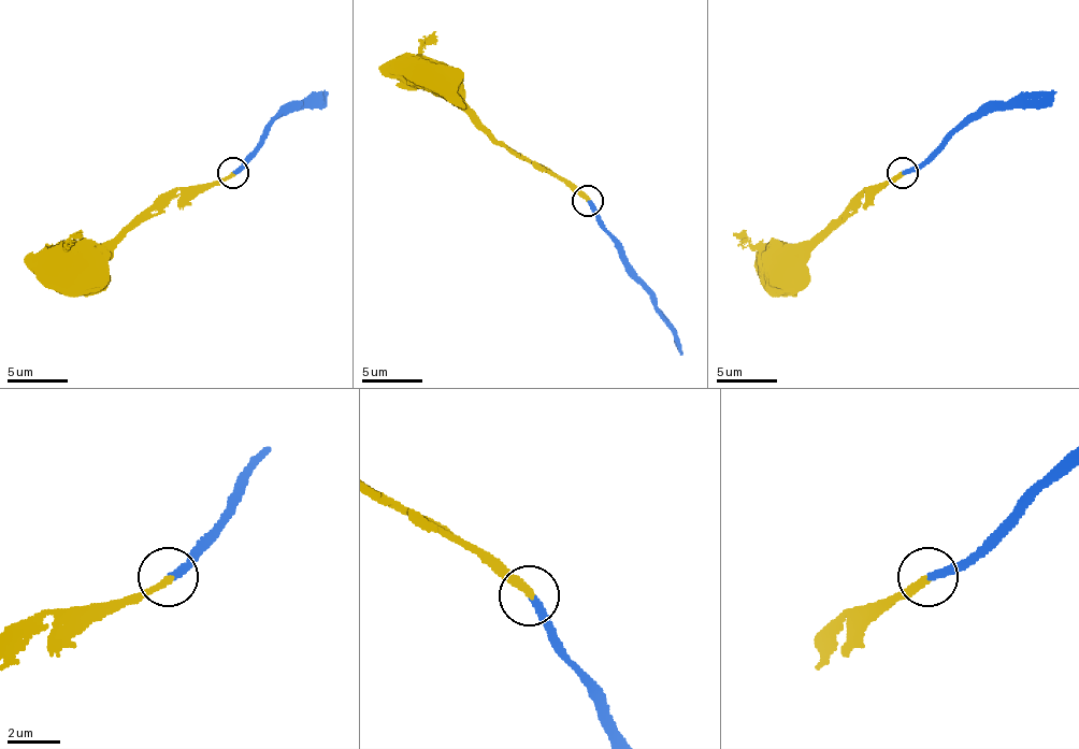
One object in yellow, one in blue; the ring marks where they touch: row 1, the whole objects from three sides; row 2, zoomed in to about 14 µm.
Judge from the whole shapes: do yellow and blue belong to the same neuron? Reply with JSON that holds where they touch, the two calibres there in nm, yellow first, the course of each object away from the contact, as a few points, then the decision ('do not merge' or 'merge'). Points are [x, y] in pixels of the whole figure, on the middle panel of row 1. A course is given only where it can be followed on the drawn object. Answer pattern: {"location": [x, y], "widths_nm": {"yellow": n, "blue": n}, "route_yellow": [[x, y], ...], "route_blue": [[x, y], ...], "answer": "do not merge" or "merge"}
{"location": [588, 201], "widths_nm": {"yellow": 280, "blue": 280}, "route_yellow": [[587, 201], [544, 171], [495, 143], [429, 73]], "route_blue": [[587, 201], [599, 226], [648, 292], [653, 307], [669, 323], [681, 354]], "answer": "merge"}

